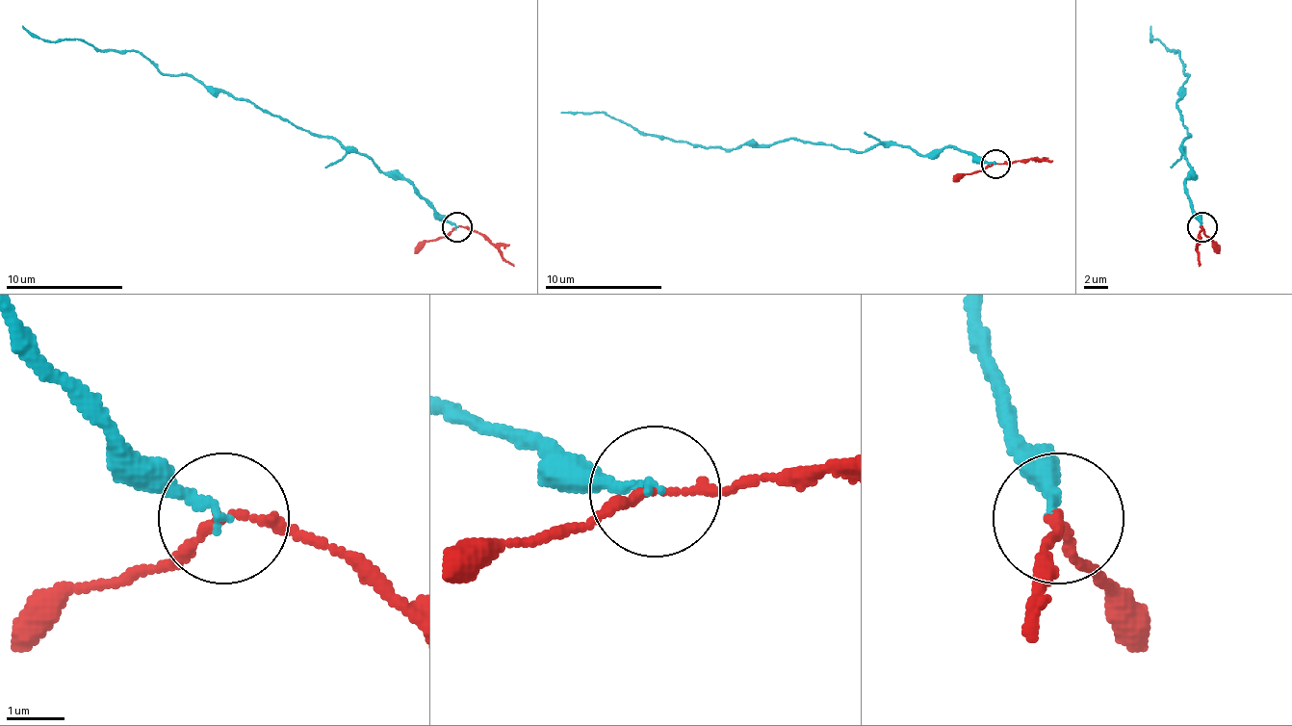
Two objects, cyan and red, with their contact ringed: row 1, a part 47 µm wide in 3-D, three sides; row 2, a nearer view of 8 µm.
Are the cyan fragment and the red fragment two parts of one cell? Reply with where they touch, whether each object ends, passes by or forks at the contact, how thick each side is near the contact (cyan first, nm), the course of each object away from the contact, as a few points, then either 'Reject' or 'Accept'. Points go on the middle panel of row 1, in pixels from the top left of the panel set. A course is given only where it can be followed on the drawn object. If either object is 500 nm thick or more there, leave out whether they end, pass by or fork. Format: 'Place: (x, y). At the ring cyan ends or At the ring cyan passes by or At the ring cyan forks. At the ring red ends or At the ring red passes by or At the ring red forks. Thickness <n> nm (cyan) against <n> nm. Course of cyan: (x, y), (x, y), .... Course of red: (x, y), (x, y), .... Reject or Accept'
Place: (995, 164). At the ring cyan ends. At the ring red passes by. Thickness 160 nm (cyan) against 130 nm. Course of cyan: (994, 163), (957, 148), (851, 151), (792, 140), (701, 148), (639, 134), (622, 121), (560, 113). Course of red: (994, 163), (1053, 160). Accept

